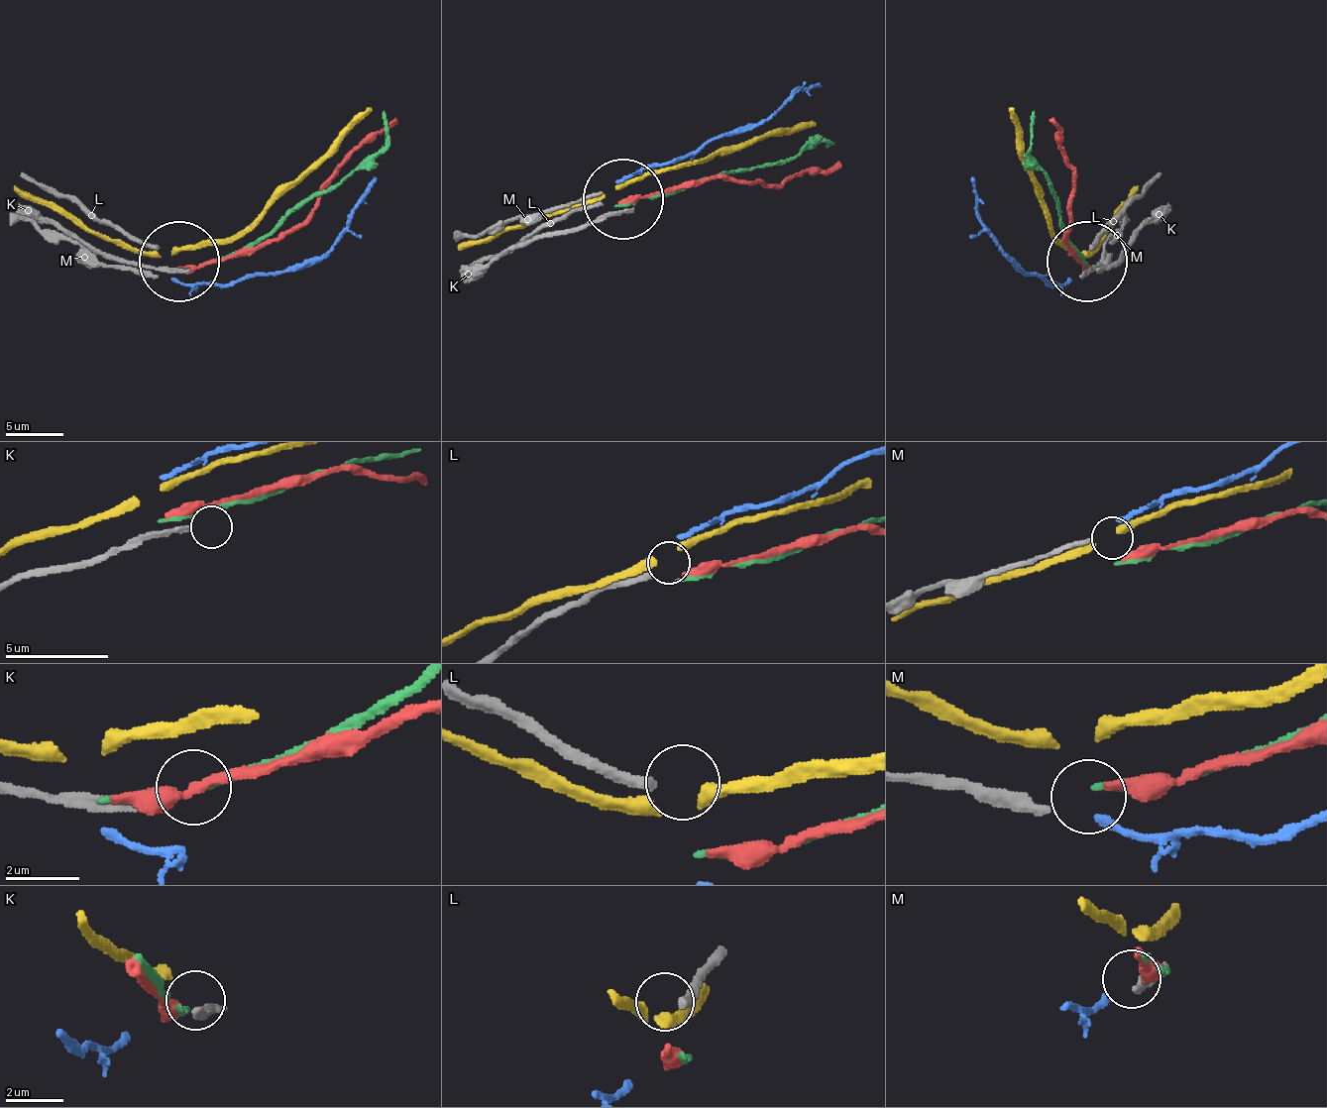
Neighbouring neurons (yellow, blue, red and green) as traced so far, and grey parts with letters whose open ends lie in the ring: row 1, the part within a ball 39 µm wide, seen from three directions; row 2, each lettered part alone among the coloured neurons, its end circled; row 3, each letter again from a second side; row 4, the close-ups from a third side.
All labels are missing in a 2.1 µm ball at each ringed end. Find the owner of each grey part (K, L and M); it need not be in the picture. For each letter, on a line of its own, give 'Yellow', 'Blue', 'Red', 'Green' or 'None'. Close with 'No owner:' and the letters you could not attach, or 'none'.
K: None
L: None
M: None
No owner: K, L, M

